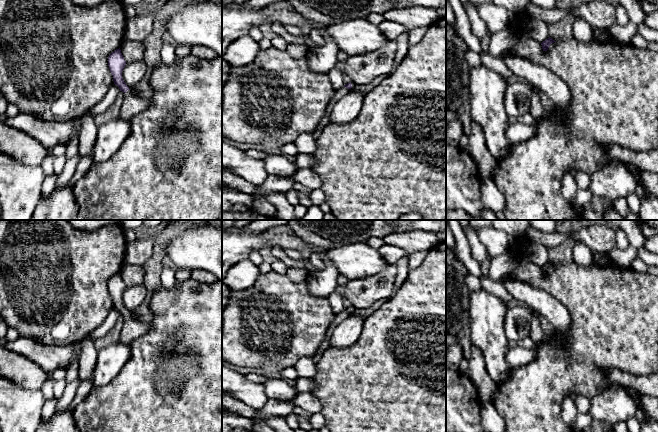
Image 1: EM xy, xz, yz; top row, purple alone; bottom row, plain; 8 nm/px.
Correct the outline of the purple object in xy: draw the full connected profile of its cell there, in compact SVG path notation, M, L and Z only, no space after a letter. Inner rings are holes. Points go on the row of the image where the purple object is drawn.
M120 48L109 55L108 66L113 76L114 84L119 87L120 91L125 93L119 119L129 121L138 113L146 110L151 105L151 99L137 97L131 92L122 78L122 71L125 65L126 61Z

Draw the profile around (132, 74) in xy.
M144 60L126 63L122 71L122 78L129 89L132 89L142 80L146 71L147 64Z

